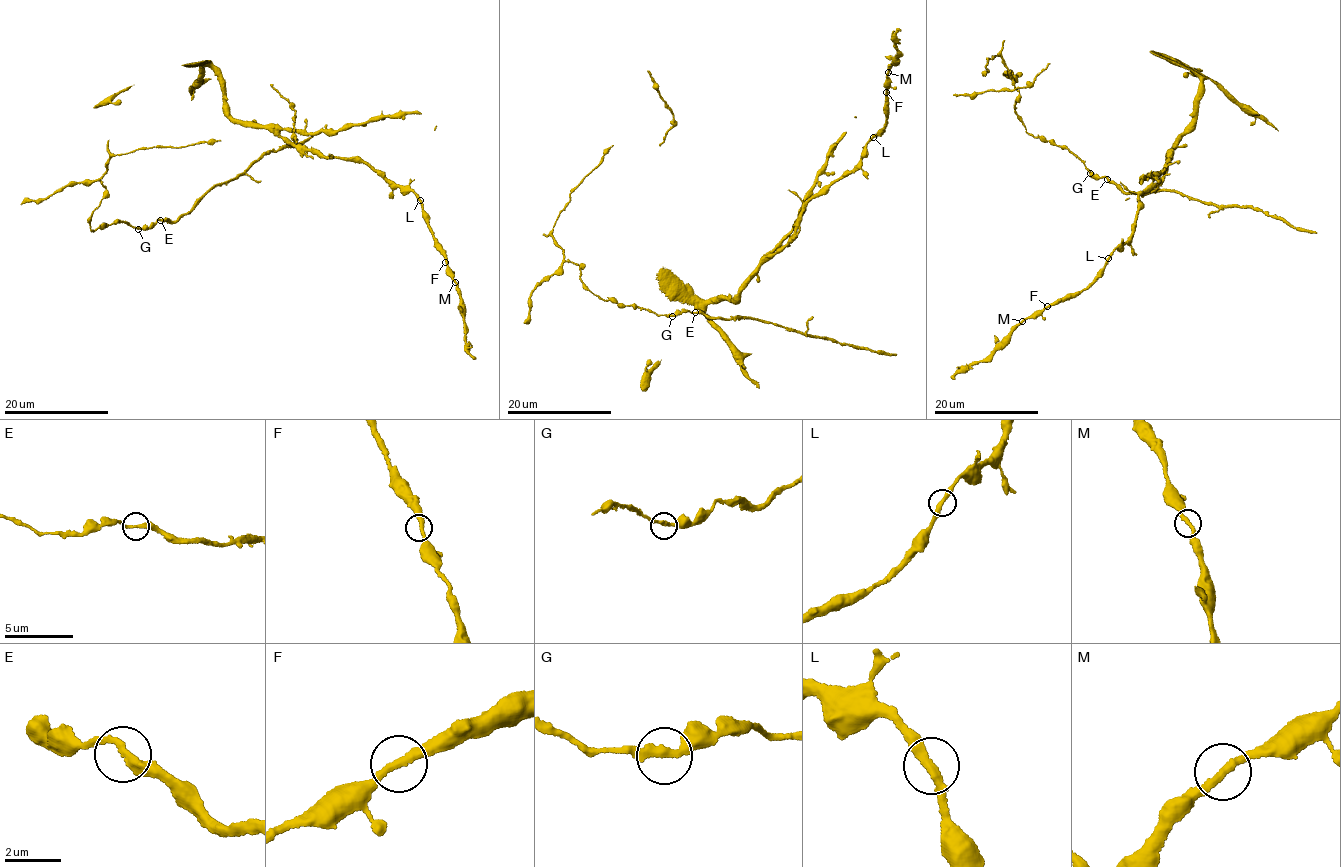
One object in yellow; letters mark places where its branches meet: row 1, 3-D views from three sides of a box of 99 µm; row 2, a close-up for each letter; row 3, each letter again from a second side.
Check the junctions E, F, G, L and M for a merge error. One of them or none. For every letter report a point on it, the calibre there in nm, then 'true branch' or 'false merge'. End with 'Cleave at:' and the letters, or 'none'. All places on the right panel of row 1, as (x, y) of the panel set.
E: at (1107, 179); 280 nm thick; false merge
F: at (1047, 306); 300 nm thick; true branch
G: at (1090, 173); 280 nm thick; true branch
L: at (1108, 258); 320 nm thick; true branch
M: at (1022, 321); 260 nm thick; true branch
Cleave at: E

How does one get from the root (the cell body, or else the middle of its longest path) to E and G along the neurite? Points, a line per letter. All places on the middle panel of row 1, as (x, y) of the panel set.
E: (727, 319), (710, 319), (695, 312)
G: (727, 319), (710, 319), (687, 310), (672, 316)

